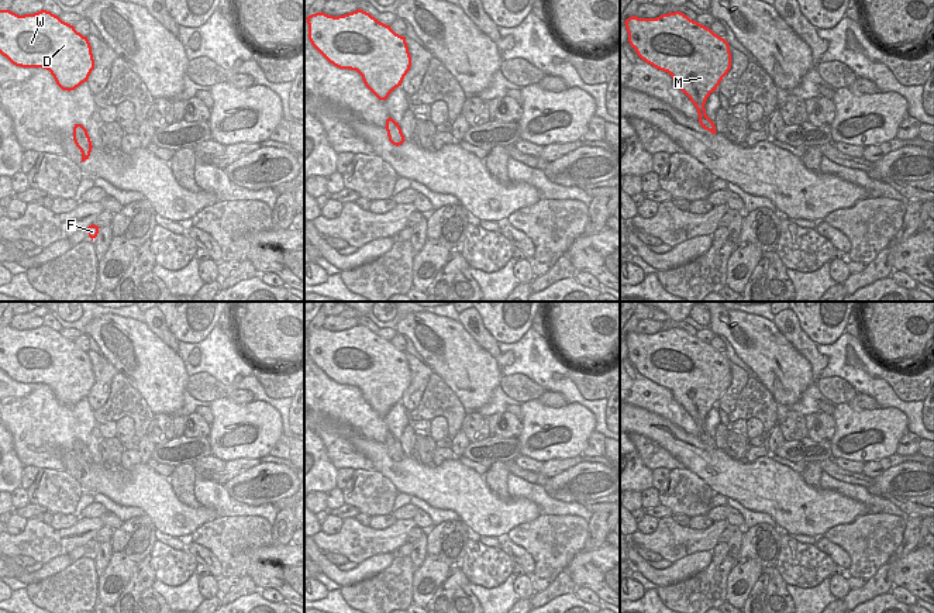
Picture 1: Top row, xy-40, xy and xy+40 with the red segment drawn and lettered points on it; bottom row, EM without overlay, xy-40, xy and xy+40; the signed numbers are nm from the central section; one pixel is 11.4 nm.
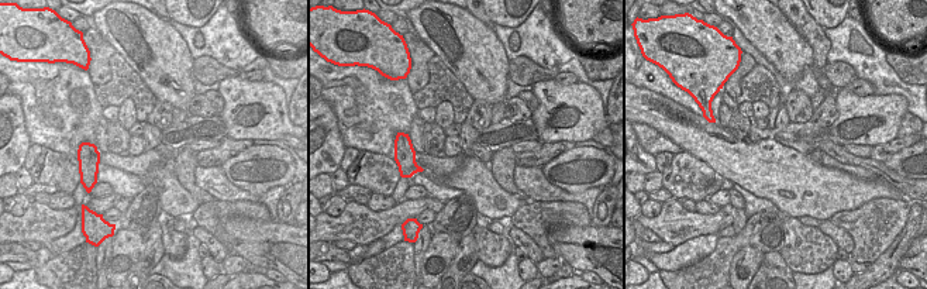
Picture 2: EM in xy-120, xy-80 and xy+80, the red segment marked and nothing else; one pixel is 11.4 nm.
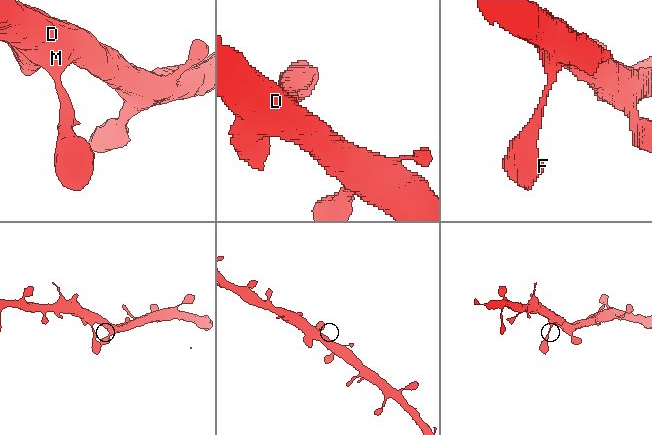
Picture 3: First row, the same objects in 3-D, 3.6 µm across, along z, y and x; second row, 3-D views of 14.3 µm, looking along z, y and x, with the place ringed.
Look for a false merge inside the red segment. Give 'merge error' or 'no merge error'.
no merge error

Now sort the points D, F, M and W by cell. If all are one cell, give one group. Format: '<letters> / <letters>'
D F M W

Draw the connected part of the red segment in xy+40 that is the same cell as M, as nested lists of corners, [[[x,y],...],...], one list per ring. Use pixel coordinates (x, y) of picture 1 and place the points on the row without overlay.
[[[680,327],[662,330],[656,334],[638,334],[633,331],[624,340],[628,348],[628,358],[637,371],[654,383],[668,388],[673,399],[695,420],[700,441],[711,450],[716,450],[716,441],[707,433],[704,420],[707,413],[717,406],[717,402],[731,385],[728,358]]]

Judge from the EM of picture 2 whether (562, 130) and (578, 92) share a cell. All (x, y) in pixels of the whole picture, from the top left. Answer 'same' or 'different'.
same

